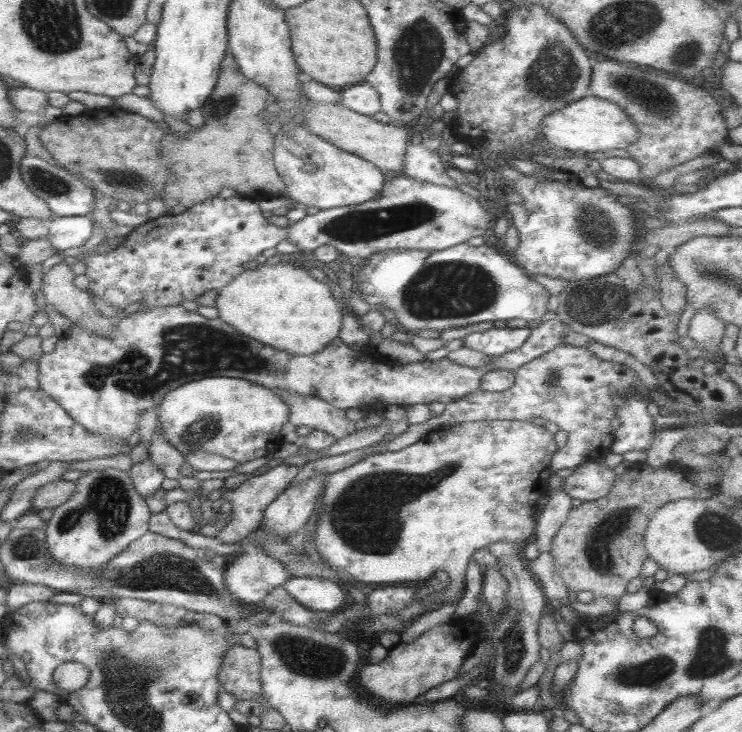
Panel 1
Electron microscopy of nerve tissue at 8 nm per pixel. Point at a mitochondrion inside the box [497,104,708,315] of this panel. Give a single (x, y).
(596, 228)

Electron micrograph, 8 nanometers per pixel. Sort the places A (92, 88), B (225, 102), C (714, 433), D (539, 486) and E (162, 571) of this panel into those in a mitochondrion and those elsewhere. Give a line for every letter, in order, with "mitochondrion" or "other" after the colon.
A: other
B: mitochondrion
C: other
D: other
E: mitochondrion

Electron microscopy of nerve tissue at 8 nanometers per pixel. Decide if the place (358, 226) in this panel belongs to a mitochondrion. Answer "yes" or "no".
yes

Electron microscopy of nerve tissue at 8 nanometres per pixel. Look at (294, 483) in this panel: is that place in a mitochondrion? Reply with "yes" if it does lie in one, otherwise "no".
no

